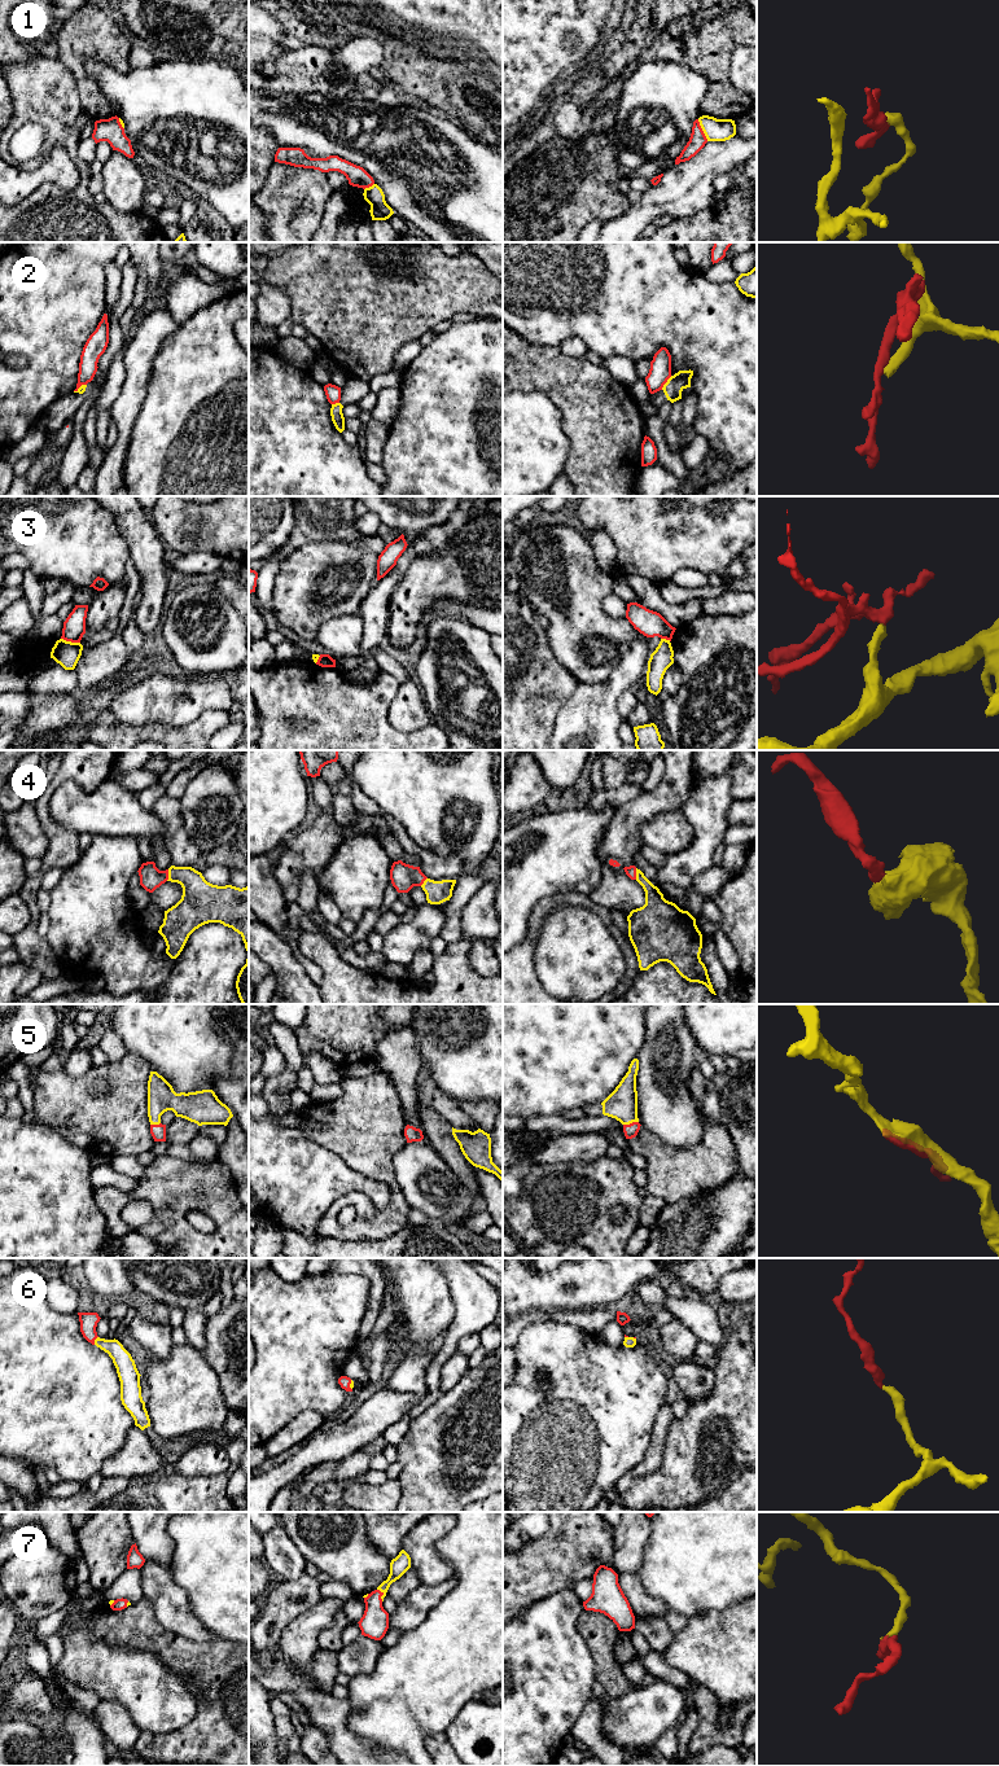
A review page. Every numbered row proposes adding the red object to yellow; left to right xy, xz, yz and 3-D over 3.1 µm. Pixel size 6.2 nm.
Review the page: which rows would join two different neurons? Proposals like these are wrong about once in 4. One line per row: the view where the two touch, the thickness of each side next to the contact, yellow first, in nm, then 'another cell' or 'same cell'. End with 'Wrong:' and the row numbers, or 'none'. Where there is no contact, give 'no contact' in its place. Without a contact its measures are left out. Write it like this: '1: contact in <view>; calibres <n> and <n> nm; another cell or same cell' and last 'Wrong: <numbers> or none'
1: contact in yz; calibres 140 and 110 nm; another cell
2: contact in yz; calibres 120 and 140 nm; another cell
3: contact in xy; calibres 160 and 140 nm; another cell
4: contact in xy; calibres 240 and 140 nm; same cell
5: contact in yz; calibres 190 and 90 nm; same cell
6: contact in xy; calibres 120 and 110 nm; same cell
7: contact in xz; calibres 110 and 180 nm; same cell
Wrong: 1, 2, 3

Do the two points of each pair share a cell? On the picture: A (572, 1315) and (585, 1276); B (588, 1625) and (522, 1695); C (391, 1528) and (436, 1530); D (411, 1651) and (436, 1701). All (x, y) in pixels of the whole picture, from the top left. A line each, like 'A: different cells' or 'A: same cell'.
A: different cells
B: different cells
C: different cells
D: same cell

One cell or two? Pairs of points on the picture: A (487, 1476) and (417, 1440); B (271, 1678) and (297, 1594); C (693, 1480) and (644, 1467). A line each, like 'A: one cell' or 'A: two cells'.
A: one cell
B: two cells
C: two cells

